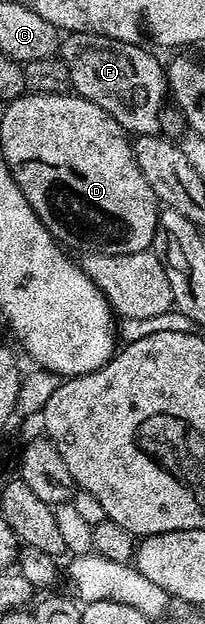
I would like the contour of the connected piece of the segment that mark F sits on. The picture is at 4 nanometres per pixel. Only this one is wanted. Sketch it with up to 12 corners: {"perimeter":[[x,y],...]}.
{"perimeter":[[70,33],[75,96],[129,134],[160,133],[165,66],[144,45]]}

